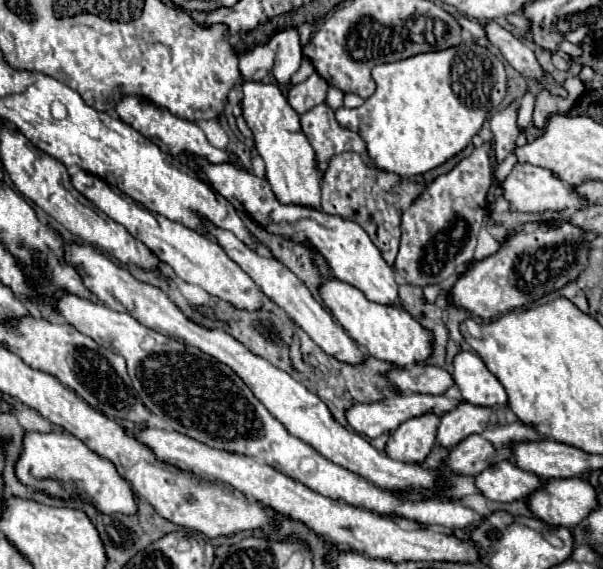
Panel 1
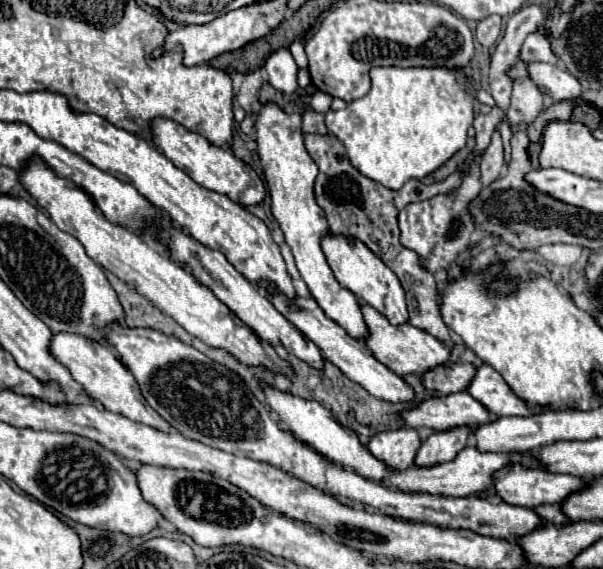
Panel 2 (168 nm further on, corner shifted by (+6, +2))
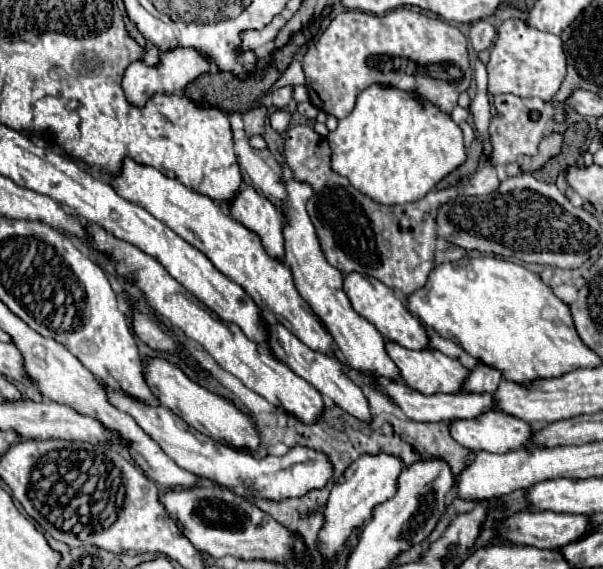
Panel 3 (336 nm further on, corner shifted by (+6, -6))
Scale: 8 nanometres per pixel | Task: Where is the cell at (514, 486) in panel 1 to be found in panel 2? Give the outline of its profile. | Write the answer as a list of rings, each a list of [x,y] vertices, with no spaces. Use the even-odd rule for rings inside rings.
[[[520,464],[512,466],[512,468],[502,468],[500,472],[496,472],[494,476],[494,490],[496,494],[514,506],[526,506],[526,508],[536,508],[542,504],[560,504],[564,502],[570,494],[580,492],[582,488],[586,488],[586,482],[578,476],[570,476],[570,474],[554,474],[546,468],[524,468]]]

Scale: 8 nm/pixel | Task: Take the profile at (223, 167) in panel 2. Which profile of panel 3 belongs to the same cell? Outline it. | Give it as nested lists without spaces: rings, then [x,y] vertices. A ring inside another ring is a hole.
[[[242,184],[240,192],[234,200],[226,204],[230,216],[242,222],[246,228],[258,232],[264,242],[264,248],[270,256],[282,258],[284,254],[284,238],[282,238],[282,224],[284,216],[276,206],[250,184]]]

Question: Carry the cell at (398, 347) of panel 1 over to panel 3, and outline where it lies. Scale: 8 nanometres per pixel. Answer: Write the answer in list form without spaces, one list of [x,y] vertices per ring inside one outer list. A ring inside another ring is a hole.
[[[386,340],[386,352],[394,360],[394,364],[400,368],[400,380],[404,384],[408,384],[412,390],[418,390],[422,394],[438,394],[438,392],[454,394],[454,392],[460,392],[462,380],[468,374],[468,370],[456,358],[450,358],[450,356],[446,356],[434,348],[408,350],[408,348],[392,342],[392,340]]]

